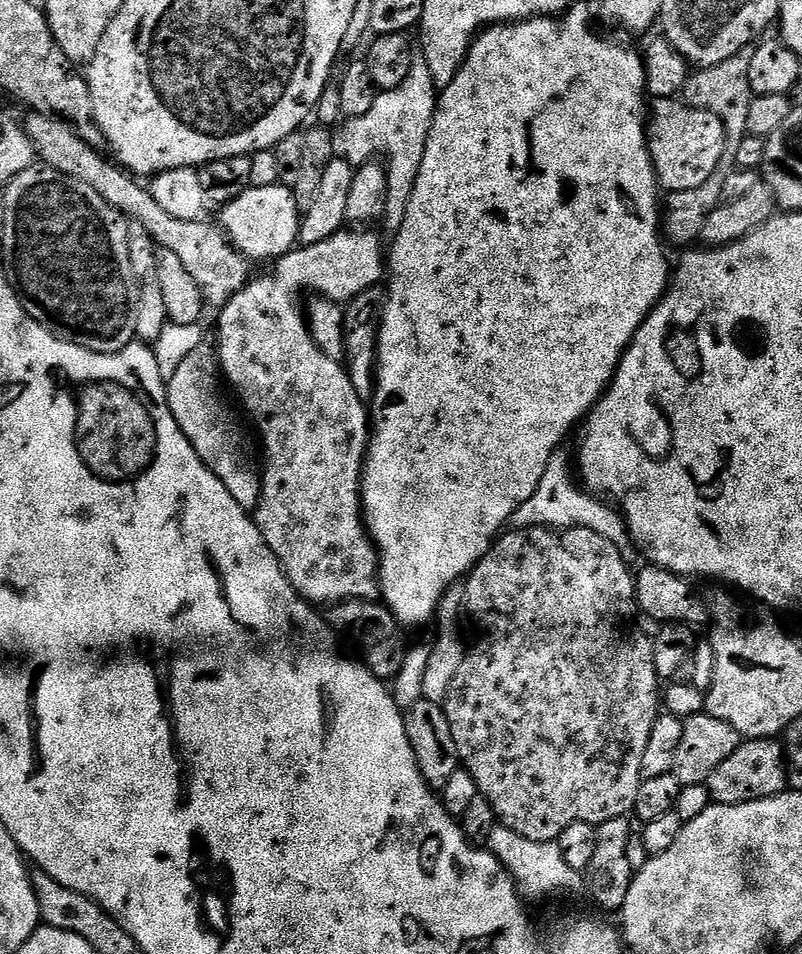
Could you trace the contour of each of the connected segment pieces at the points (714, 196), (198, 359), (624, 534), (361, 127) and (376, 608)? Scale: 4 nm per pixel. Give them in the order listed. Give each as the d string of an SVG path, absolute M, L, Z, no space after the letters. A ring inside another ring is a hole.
M751 47L744 48L738 54L734 54L734 58L726 58L726 62L718 62L718 66L702 68L689 75L682 93L683 103L722 118L726 146L722 159L718 161L718 170L714 170L714 174L710 174L710 178L706 178L702 186L694 190L667 193L662 204L662 232L669 245L672 243L692 246L700 240L702 226L706 226L706 218L710 218L710 214L714 214L714 210L722 203L722 186L726 183L726 178L730 178L732 171L741 163L740 143L748 136L746 118L750 118L750 102L754 95L750 86L752 53Z
M208 342L202 343L200 348L194 350L192 354L184 361L172 381L166 384L168 389L168 402L172 405L172 412L177 418L183 417L184 404L196 408L200 400L205 404L204 408L204 428L196 432L194 443L196 452L202 458L202 462L217 476L230 490L234 502L238 506L249 510L255 510L260 504L260 482L262 479L261 469L252 461L252 456L244 452L240 456L240 447L244 444L244 432L231 420L230 417L224 416L224 400L218 393L212 392L208 384L221 383L222 373L218 367L218 356L214 351L213 345Z
M557 450L546 466L546 474L542 474L542 482L538 482L538 490L534 490L530 499L513 514L510 521L511 527L516 530L589 528L602 534L602 538L614 542L614 546L620 549L625 560L635 561L638 549L632 543L632 537L628 535L628 525L624 523L623 515L615 507L607 508L603 504L603 502L605 503L603 499L597 498L591 491L585 490L579 483L577 484L572 481L572 472L568 469L568 460L563 456L563 451Z
M416 54L412 58L410 74L398 87L381 91L368 113L353 116L343 125L344 137L339 138L338 144L340 148L344 147L343 159L349 160L353 166L375 161L376 152L384 152L383 159L388 170L386 221L389 233L395 234L404 221L404 211L410 202L418 170L422 170L422 154L426 154L437 99L438 89L430 74L430 66L422 54Z
M344 600L341 604L333 604L327 609L328 627L341 637L349 636L361 652L363 663L382 681L391 681L402 670L404 665L405 629L396 620L396 615L387 606L370 600Z

